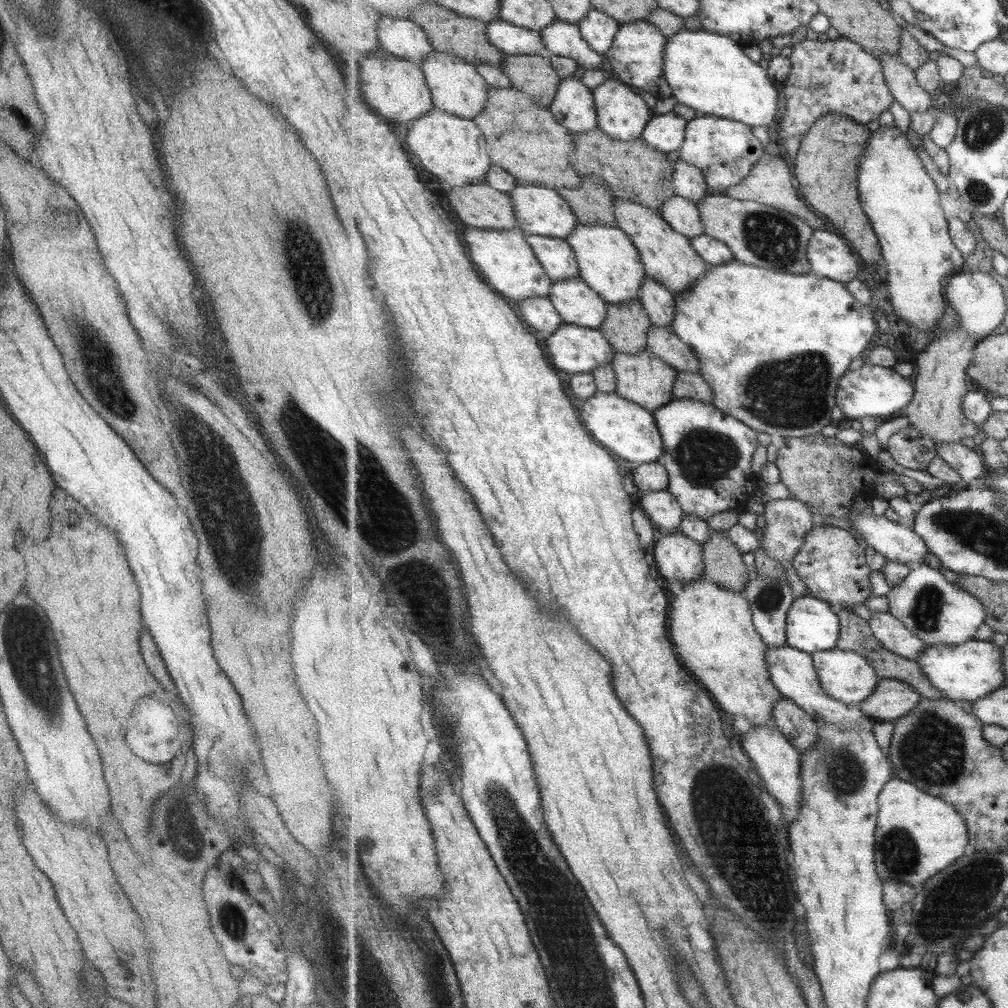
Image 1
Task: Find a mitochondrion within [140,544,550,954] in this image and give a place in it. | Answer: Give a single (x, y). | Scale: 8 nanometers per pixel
(232, 917)

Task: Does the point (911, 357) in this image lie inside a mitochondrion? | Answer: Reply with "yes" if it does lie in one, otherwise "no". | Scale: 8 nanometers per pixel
no

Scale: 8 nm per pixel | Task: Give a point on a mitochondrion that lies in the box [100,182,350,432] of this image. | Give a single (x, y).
(303, 264)

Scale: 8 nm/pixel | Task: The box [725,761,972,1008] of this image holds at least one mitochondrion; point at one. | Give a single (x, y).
(900, 856)

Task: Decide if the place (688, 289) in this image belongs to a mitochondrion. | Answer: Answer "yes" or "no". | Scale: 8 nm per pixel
no

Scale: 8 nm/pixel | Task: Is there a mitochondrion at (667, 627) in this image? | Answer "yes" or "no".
no

